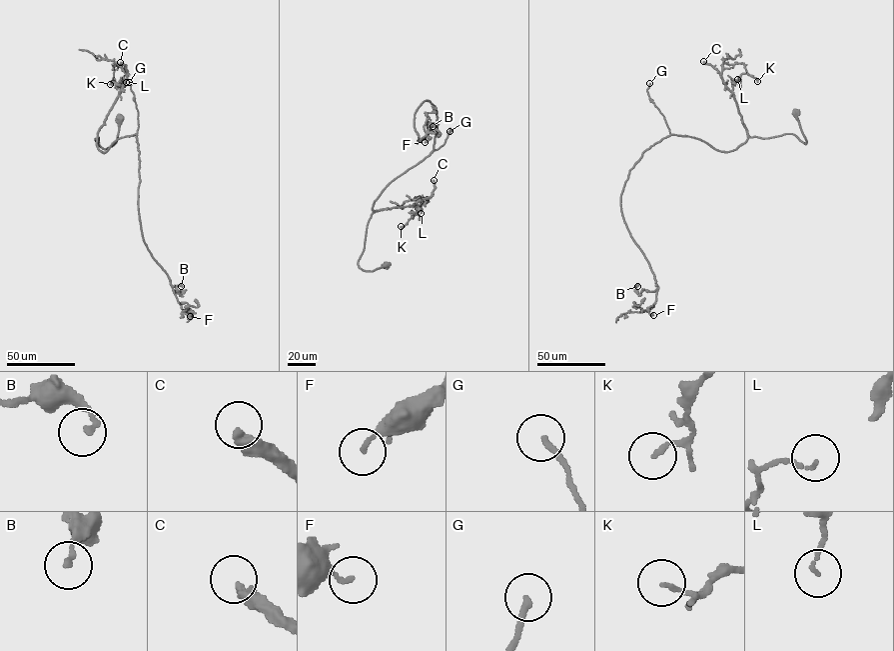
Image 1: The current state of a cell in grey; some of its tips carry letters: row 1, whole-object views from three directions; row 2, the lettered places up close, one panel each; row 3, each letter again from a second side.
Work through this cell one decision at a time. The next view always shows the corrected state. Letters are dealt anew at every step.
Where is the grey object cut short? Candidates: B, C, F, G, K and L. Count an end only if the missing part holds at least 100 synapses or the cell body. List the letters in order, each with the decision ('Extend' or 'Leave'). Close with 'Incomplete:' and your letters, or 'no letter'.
B: Leave
C: Extend
F: Leave
G: Leave
K: Leave
L: Leave
Incomplete: C

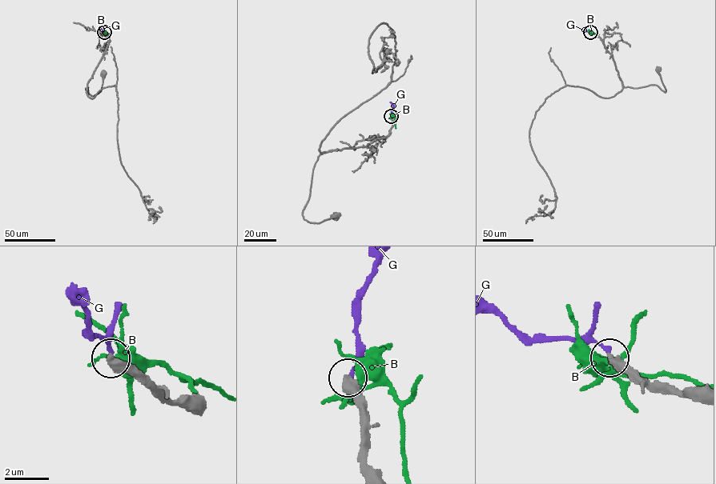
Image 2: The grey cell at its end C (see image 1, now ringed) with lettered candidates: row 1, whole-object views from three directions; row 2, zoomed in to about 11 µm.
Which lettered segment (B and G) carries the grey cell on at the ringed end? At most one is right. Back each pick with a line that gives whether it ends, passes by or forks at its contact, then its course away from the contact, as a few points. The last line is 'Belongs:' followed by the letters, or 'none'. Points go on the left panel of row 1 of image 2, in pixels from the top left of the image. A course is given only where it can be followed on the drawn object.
Belongs: none

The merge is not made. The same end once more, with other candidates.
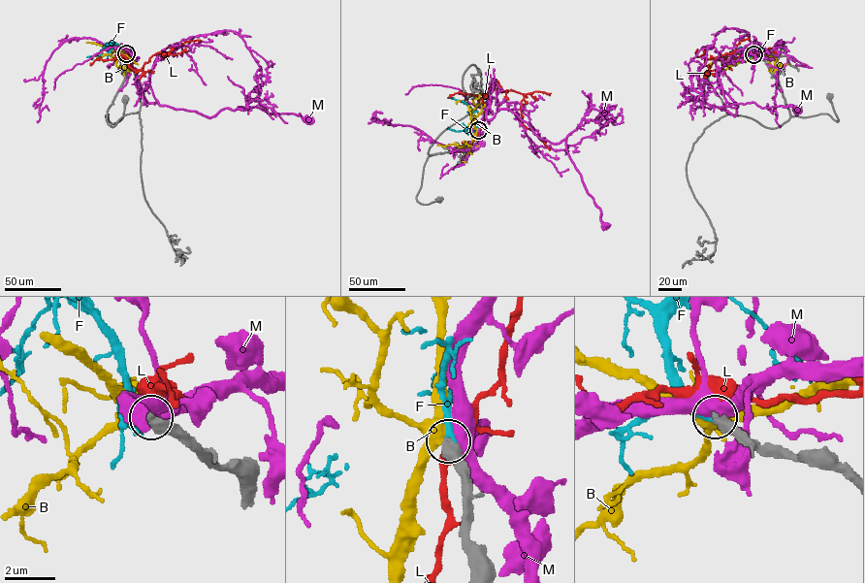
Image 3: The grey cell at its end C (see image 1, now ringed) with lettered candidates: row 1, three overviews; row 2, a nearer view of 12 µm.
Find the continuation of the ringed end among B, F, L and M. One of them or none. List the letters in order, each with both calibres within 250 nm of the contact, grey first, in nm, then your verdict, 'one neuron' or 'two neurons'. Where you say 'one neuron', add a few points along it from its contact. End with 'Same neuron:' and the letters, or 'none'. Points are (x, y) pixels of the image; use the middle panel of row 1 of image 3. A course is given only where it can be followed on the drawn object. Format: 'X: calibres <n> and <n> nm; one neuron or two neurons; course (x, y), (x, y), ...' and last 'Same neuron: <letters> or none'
B: calibres 440 and 400 nm; two neurons
F: calibres 500 and 320 nm; one neuron; course (478, 130), (471, 108), (448, 97)
L: calibres 550 and 400 nm; two neurons
M: calibres 550 and 550 nm; two neurons
Same neuron: F

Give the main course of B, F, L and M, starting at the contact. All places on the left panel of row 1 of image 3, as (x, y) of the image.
B: (126, 53), (121, 49), (112, 50), (126, 54), (138, 64)
F: (126, 53), (116, 44), (107, 53), (86, 57)
L: (126, 53), (122, 57), (138, 72), (155, 53), (164, 57), (186, 42), (201, 40)
M: (126, 53), (149, 103), (208, 116), (225, 109), (255, 107), (309, 119)

